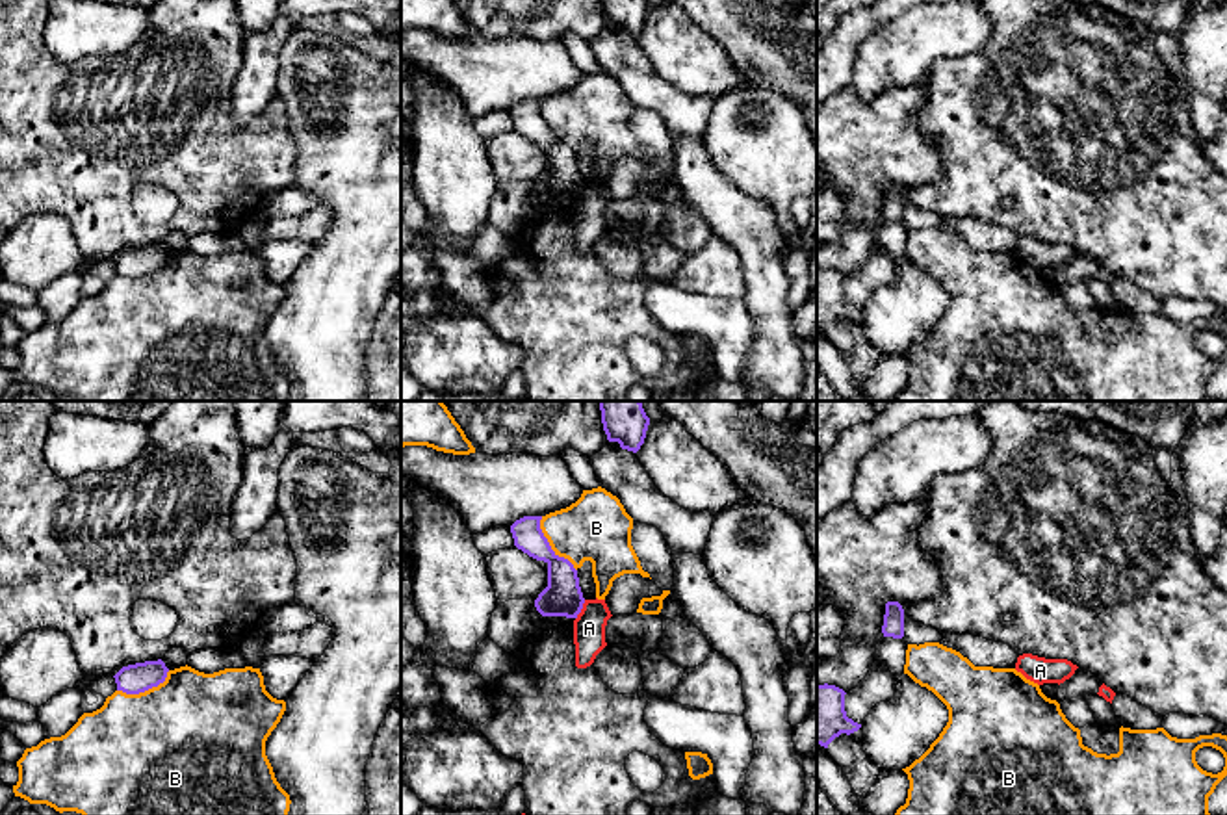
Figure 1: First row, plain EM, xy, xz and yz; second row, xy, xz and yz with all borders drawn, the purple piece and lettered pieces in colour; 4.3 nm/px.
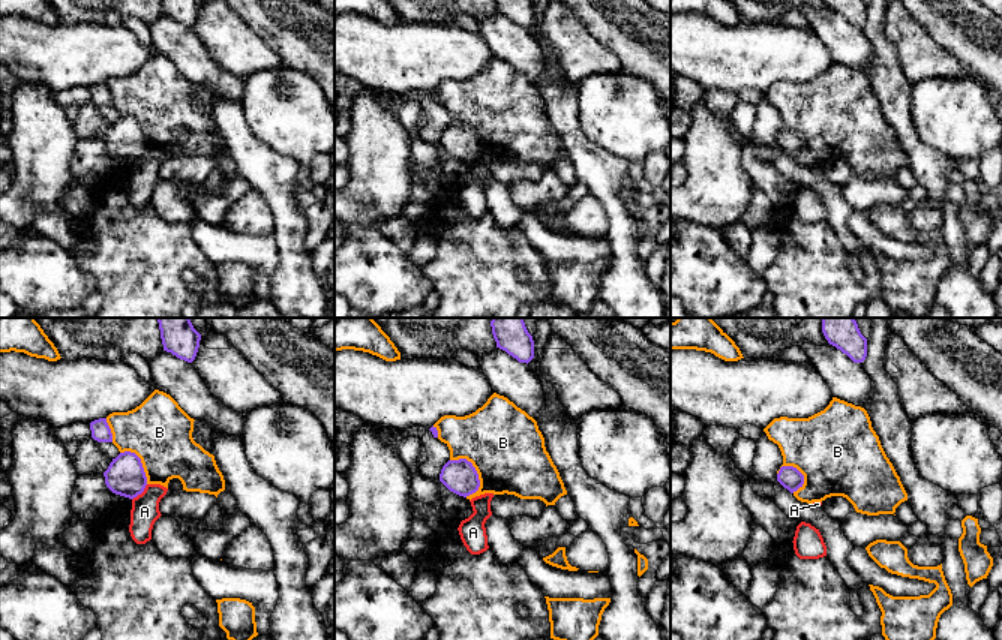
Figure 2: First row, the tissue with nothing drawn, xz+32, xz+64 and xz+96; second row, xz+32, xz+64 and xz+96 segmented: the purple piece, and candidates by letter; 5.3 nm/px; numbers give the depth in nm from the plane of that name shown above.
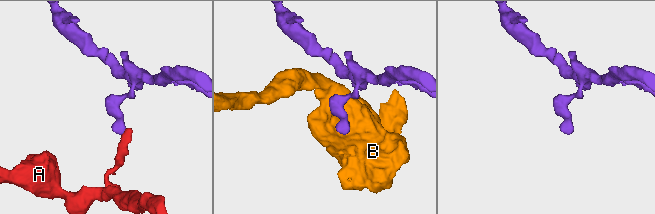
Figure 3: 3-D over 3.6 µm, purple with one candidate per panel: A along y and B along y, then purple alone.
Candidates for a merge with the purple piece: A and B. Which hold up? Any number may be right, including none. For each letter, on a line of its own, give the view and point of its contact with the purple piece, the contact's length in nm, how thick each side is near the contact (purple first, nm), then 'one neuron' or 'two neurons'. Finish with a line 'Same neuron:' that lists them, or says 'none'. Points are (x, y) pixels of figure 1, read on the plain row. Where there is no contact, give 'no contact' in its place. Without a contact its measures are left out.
A: meets purple in xz at (581, 192); contact 100 nm long; 170 nm thick on the purple side, 140 nm on the other; two neurons
B: meets purple in xz at (550, 130); contact 280 nm long; 170 nm thick on the purple side, 300 nm on the other; two neurons
Same neuron: none

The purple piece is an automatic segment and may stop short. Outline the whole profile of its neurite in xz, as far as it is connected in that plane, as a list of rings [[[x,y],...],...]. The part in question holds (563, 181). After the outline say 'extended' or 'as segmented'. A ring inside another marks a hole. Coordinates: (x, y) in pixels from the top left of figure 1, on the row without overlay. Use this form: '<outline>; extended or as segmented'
[[[523,100],[510,110],[514,130],[548,149],[548,171],[535,184],[542,201],[577,202],[585,182],[574,149],[559,141],[540,113],[542,100]]]; as segmented

